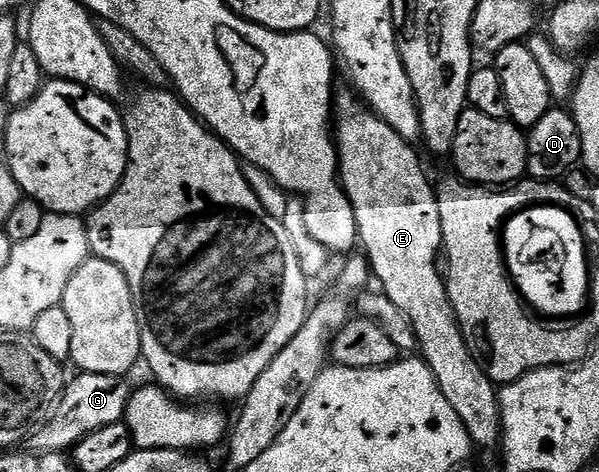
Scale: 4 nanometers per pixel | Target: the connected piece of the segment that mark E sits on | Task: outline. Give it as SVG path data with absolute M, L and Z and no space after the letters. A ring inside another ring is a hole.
M338 91L335 96L339 183L353 207L357 239L360 247L365 247L363 255L369 262L372 279L381 283L378 284L380 291L391 298L391 302L395 302L395 306L399 306L399 310L403 310L403 314L407 314L407 318L411 320L420 359L424 360L431 374L435 374L435 382L439 390L443 390L443 398L447 398L447 402L451 402L451 407L455 409L455 414L459 414L459 422L463 422L474 449L478 453L496 453L501 447L499 388L479 366L477 357L467 346L455 310L451 306L446 277L437 273L437 255L440 257L443 252L437 192L425 177L425 168L413 149L414 145L404 140L386 120L366 107L352 91L349 92Z

